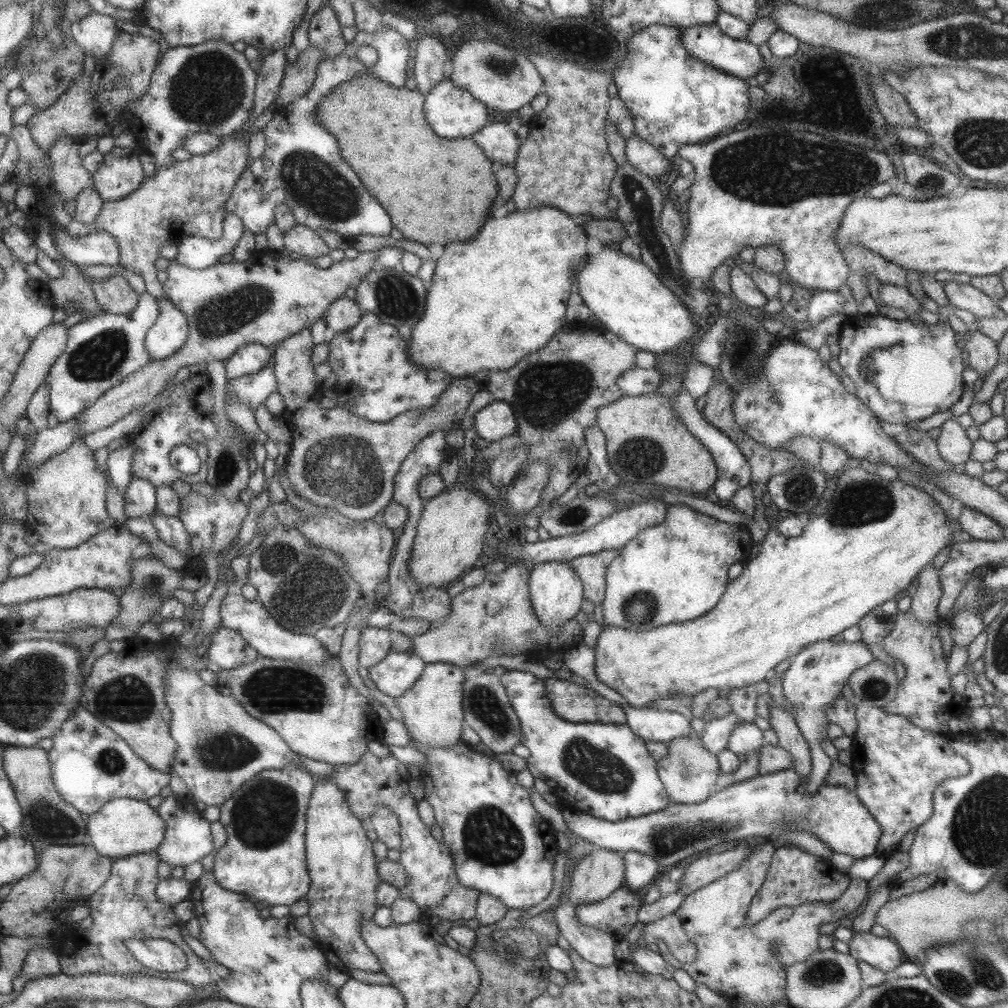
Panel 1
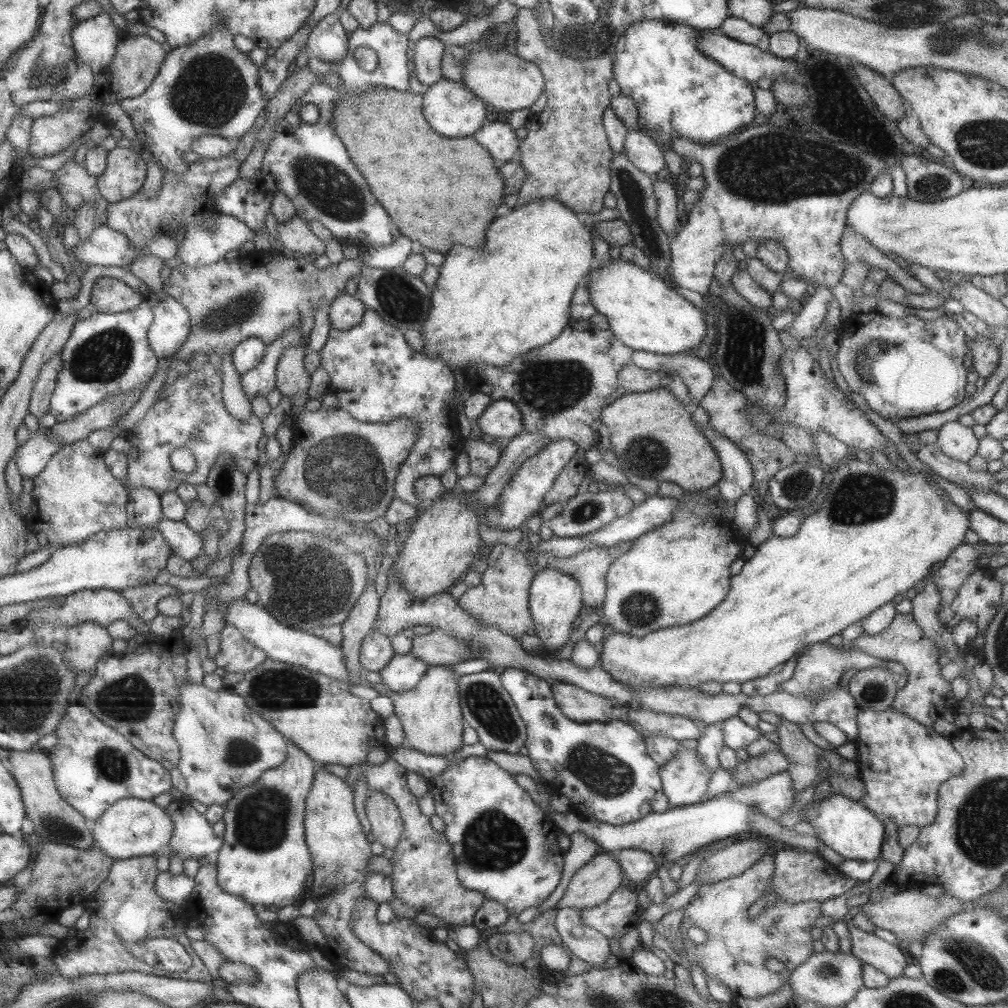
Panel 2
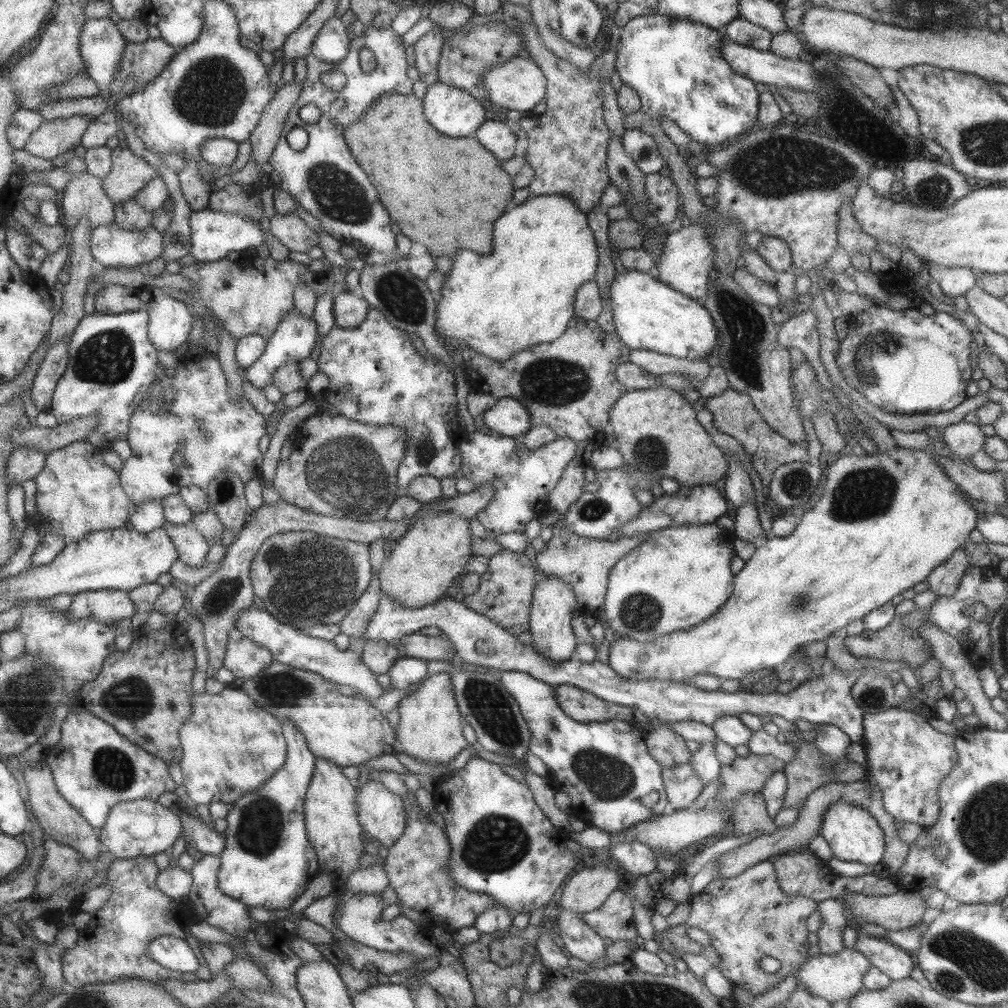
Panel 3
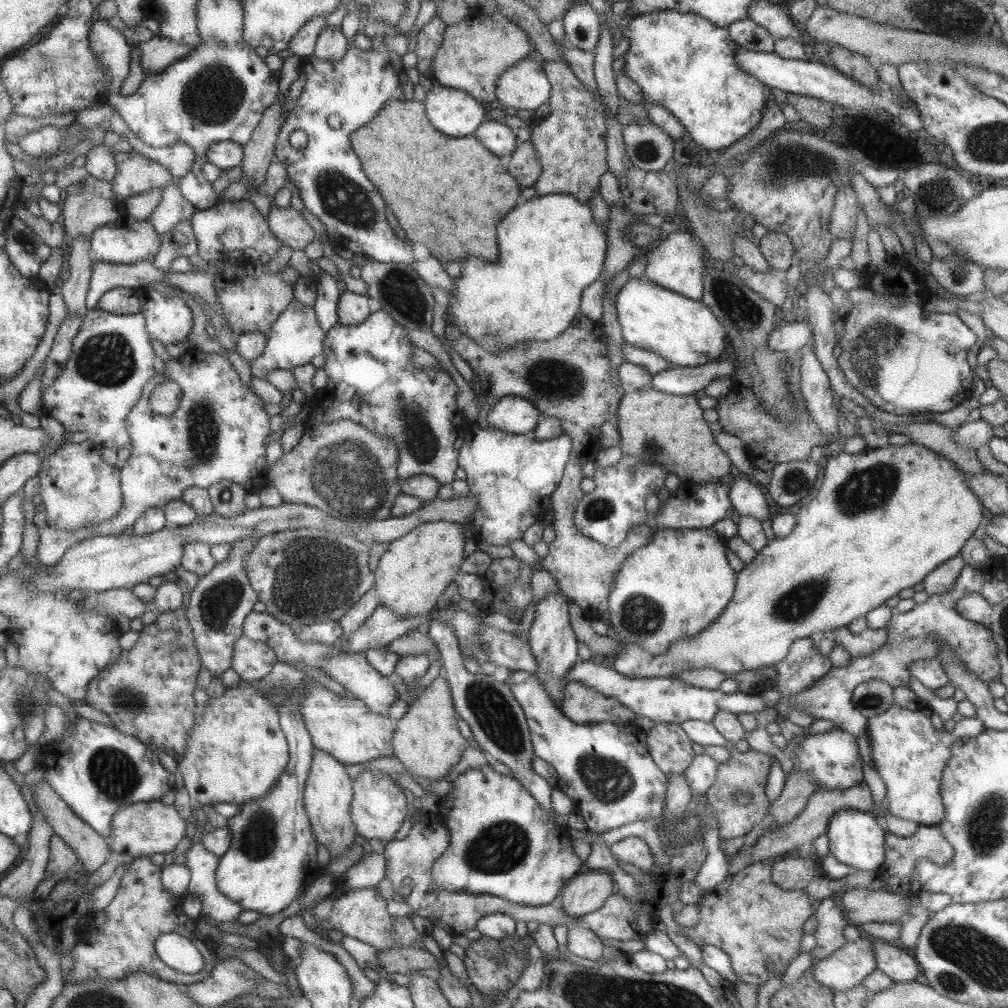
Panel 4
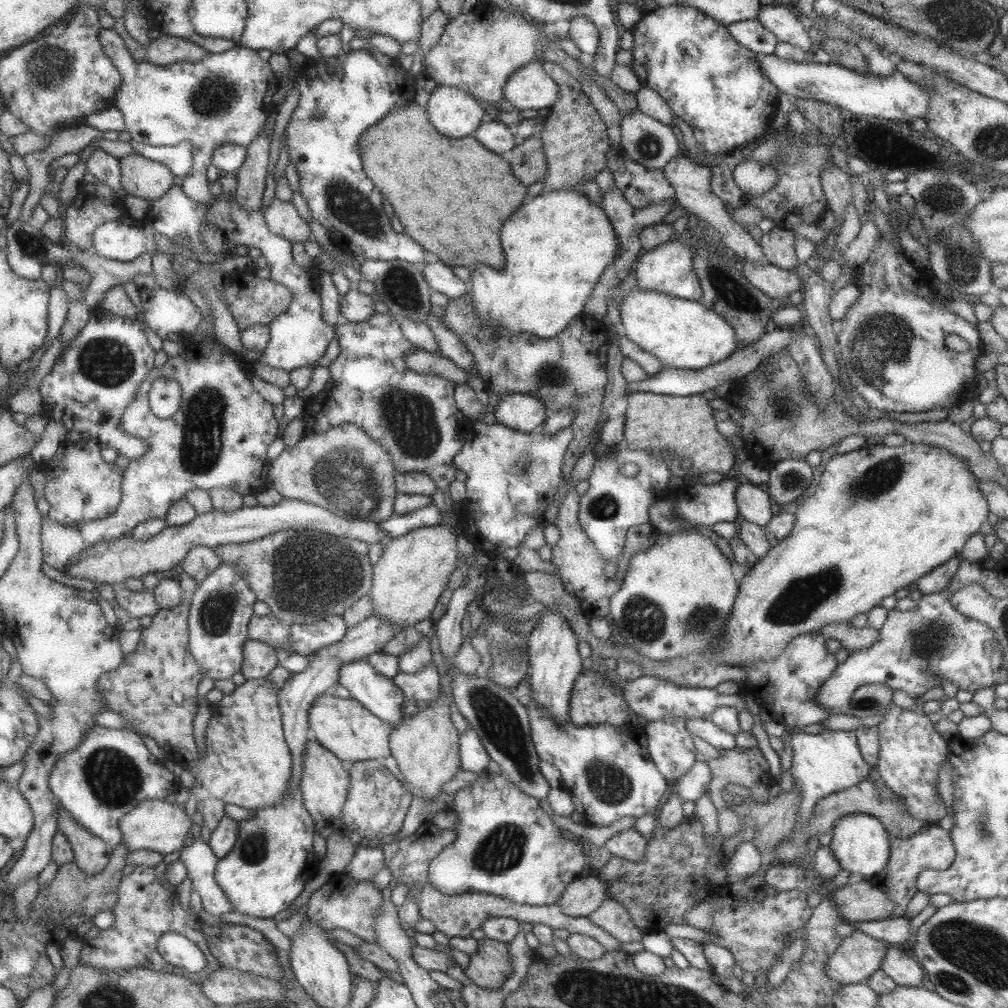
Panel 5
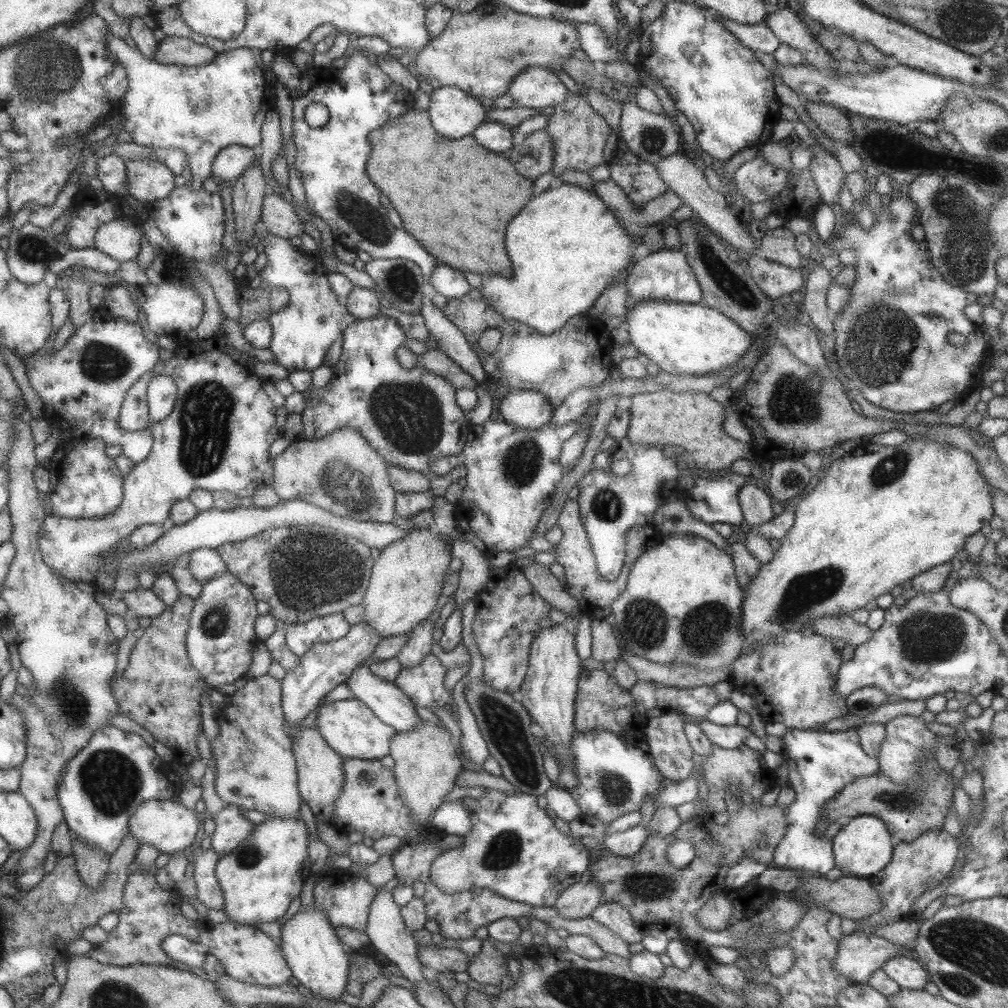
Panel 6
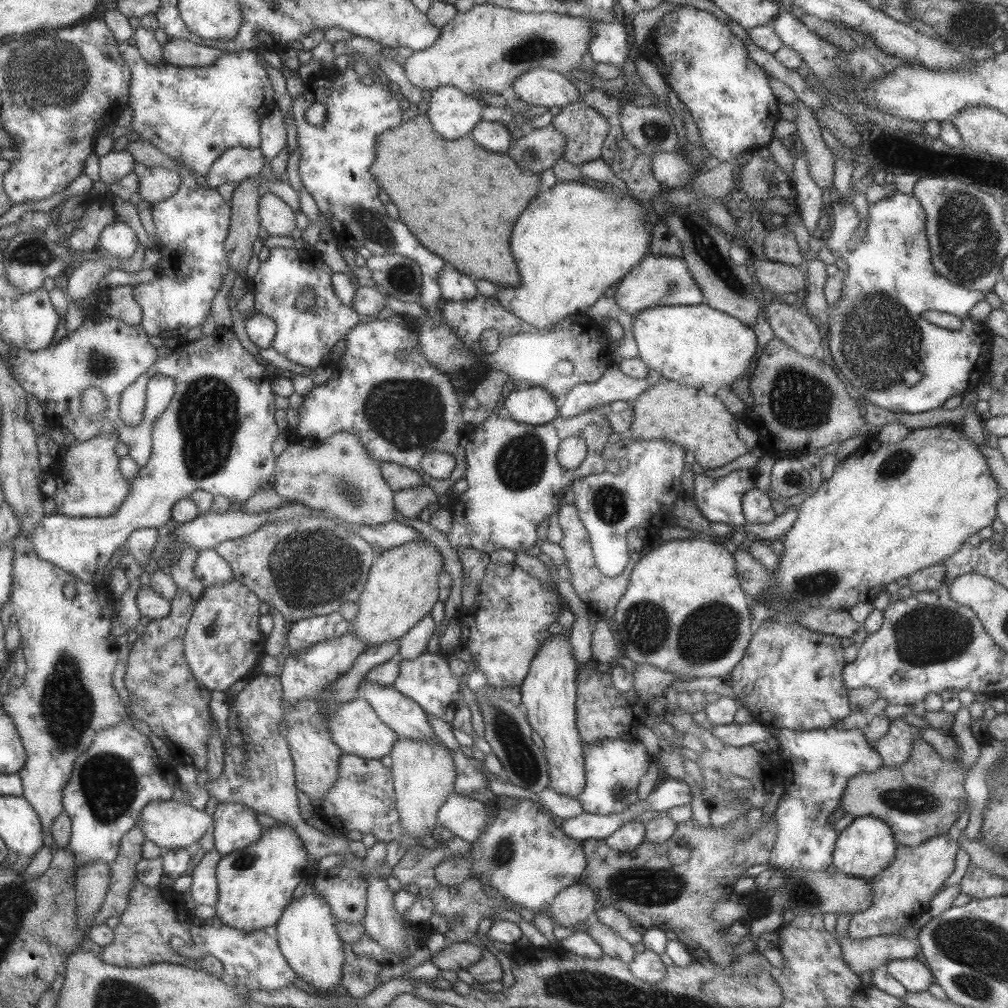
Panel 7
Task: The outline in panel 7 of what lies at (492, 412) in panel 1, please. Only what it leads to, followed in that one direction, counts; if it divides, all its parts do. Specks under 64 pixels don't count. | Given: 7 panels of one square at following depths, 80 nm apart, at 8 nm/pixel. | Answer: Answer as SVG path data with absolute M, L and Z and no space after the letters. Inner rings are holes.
M539 386L517 388L503 402L502 414L515 423L538 426L558 416L558 407L549 392Z

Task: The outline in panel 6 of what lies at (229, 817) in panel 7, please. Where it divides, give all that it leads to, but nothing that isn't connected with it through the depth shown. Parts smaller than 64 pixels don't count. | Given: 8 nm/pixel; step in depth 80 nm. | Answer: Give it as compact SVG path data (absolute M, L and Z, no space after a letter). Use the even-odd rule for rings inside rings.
M225 805L214 816L210 847L219 855L229 854L252 831L252 822L241 816L239 807Z

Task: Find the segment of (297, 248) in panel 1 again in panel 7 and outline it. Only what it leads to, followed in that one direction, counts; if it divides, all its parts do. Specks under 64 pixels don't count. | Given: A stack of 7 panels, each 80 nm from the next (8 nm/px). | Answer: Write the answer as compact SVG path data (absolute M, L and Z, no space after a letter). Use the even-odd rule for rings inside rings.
M266 190L258 200L259 224L272 236L290 236L296 227L295 213L278 196Z

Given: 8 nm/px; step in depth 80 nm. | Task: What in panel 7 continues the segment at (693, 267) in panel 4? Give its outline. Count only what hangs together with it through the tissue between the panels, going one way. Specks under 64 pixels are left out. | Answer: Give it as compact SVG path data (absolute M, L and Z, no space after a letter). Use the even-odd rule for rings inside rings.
M648 253L634 264L627 274L612 287L616 303L631 316L640 310L659 305L696 305L702 301L702 292L693 280L686 262L681 257Z

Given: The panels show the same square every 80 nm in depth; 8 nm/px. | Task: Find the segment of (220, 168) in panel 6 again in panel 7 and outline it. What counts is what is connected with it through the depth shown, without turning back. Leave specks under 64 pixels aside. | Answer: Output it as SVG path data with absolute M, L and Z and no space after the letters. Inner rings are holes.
M231 147L224 150L210 166L205 178L205 187L215 189L224 182L238 183L255 177L261 170L263 155L260 148Z

